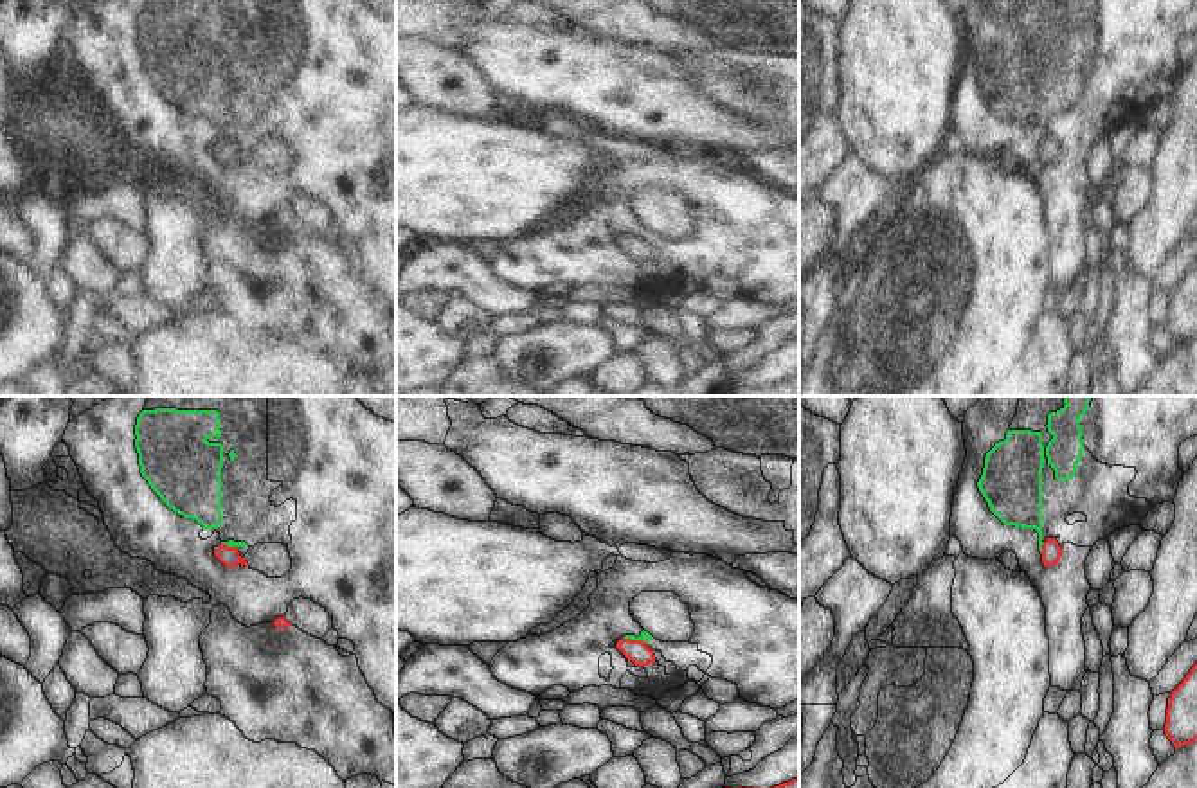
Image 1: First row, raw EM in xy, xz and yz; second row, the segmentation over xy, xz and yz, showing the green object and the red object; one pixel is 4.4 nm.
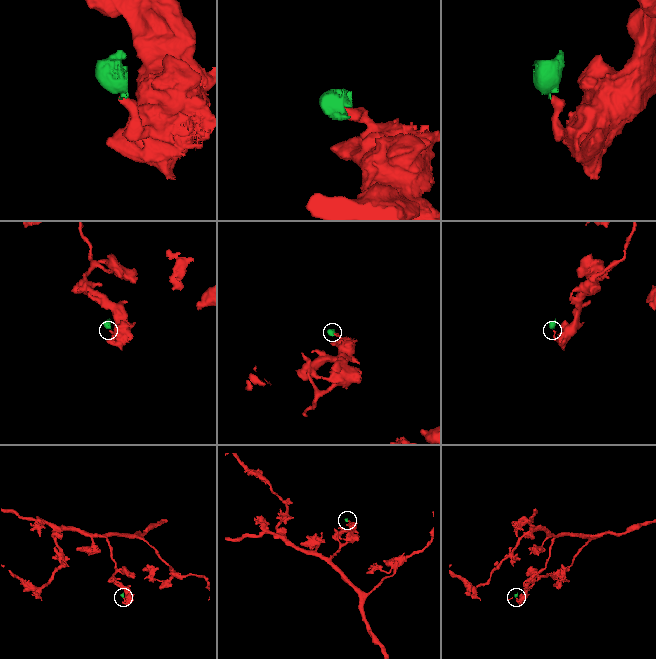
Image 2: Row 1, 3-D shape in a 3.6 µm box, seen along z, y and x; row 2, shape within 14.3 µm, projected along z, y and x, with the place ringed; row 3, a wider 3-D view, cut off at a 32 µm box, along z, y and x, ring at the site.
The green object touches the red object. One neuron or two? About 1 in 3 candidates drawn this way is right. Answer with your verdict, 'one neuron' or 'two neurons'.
two neurons

